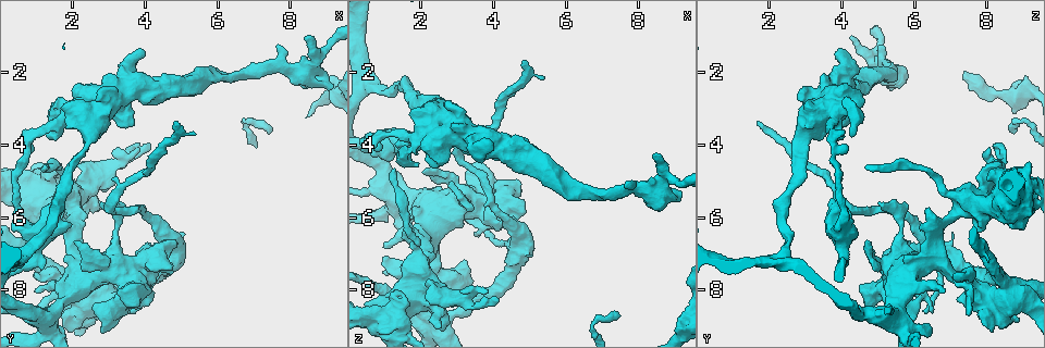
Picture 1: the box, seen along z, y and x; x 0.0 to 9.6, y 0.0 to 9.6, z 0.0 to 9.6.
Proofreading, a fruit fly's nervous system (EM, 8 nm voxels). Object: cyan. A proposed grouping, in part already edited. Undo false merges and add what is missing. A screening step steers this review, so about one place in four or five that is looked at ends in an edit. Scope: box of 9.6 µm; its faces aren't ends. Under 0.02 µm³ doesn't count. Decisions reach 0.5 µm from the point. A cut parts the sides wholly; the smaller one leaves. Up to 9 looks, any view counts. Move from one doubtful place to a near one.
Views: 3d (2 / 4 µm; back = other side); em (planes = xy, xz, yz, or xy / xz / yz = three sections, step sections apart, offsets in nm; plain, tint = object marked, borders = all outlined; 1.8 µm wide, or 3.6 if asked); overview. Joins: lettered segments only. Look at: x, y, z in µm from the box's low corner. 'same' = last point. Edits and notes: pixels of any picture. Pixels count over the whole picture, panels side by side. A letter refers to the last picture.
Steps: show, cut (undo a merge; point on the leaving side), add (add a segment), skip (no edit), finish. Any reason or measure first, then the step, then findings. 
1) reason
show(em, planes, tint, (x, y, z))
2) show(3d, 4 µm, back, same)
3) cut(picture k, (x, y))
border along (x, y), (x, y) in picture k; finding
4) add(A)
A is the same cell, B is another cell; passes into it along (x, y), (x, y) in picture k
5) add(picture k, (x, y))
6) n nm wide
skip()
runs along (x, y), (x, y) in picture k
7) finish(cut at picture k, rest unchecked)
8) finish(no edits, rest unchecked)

looks like a crossing
show(em, planes, plain, (3.55, 2.10, 4.10))

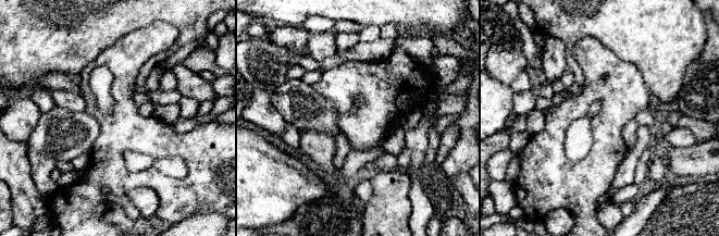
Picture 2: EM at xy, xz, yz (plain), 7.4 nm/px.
show(em, planes, borders, same)

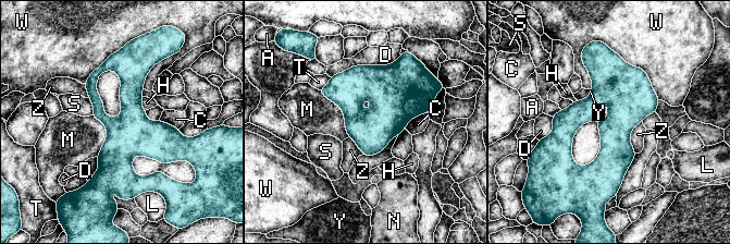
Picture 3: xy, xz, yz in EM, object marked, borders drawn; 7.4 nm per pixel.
280 nm wide
skip()
A, C, D, H, L, M, N, S, T, W, Y and Z are other cells; border along (319, 90), (339, 108), (349, 136) in picture 3; continuous, no second neuron

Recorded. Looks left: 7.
sharp bend
show(3d, 4 µm, back, (1.85, 3.15, 3.85))

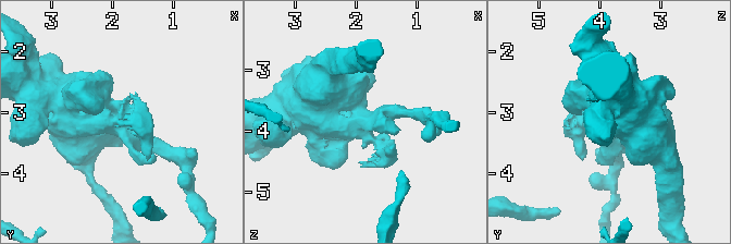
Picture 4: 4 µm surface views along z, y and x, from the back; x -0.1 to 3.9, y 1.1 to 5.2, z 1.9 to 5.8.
need the tissue
show(em, 3.6 µm, planes, borders, (1.90, 3.20, 3.80))

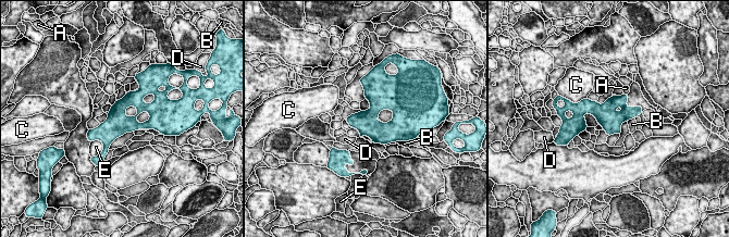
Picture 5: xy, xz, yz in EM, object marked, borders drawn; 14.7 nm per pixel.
E touches over 240 nm
skip()
A, B, C, D and E are other cells; border along (90, 141), (100, 141), (102, 151) in picture 5; all the same neuron

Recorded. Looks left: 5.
thick turns thin
show(3d, 4 µm, (2.65, 7.40, 5.80))

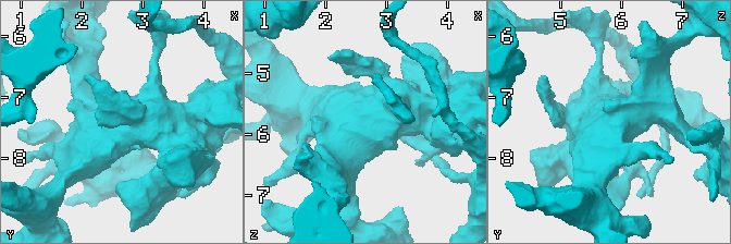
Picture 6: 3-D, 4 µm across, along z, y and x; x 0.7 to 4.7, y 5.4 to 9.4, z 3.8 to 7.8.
now the EM
show(em, 3.6 µm, planes, borders, same)

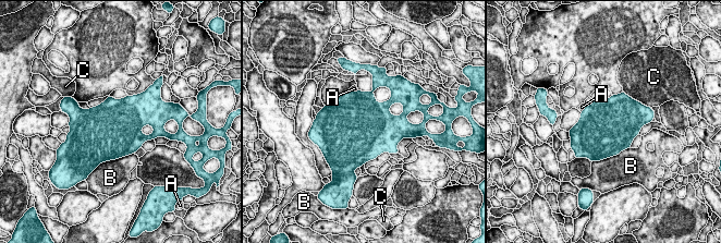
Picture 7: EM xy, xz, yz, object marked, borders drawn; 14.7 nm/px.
skip()
A, B and C are other cells; border along (350, 89), (357, 90) in picture 7; one neuron here

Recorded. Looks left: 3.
thick turns thin
show(em, planes, borders, (1.90, 5.45, 7.90))

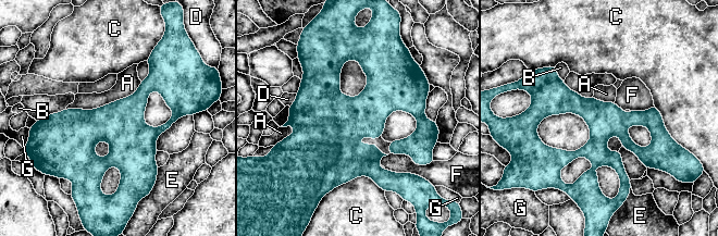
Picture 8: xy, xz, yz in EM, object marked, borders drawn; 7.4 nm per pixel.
260 nm wide
skip()
A, B, C, D, E, F and G are other cells; runs along (180, 111), (156, 132), (49, 122) in picture 8; continuous, no second neuron

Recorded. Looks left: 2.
finish(no edits, rest unchecked)

